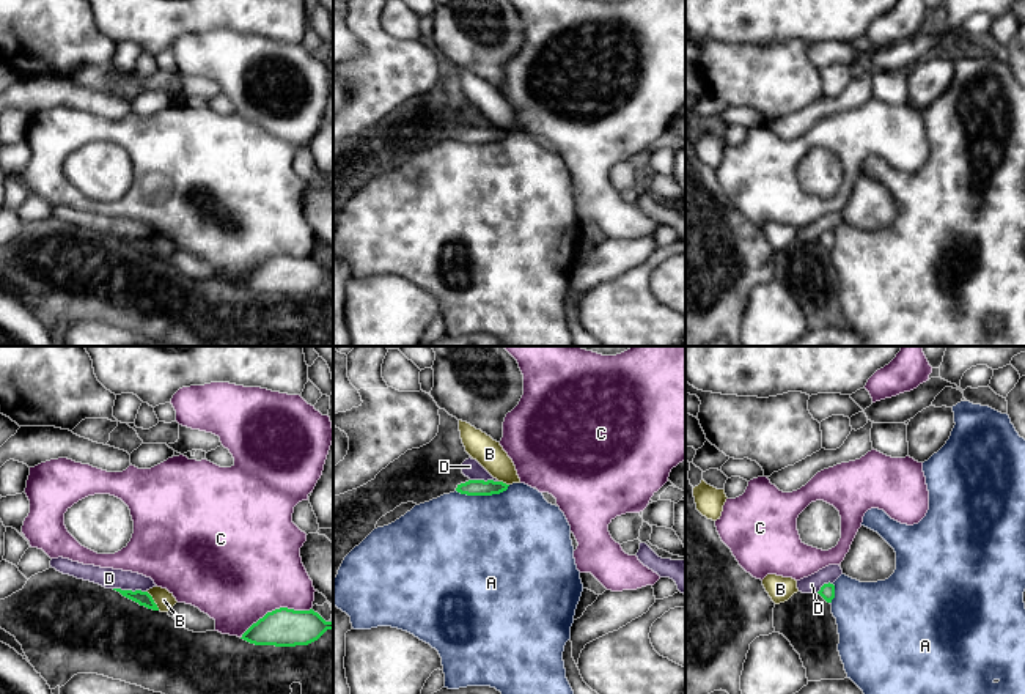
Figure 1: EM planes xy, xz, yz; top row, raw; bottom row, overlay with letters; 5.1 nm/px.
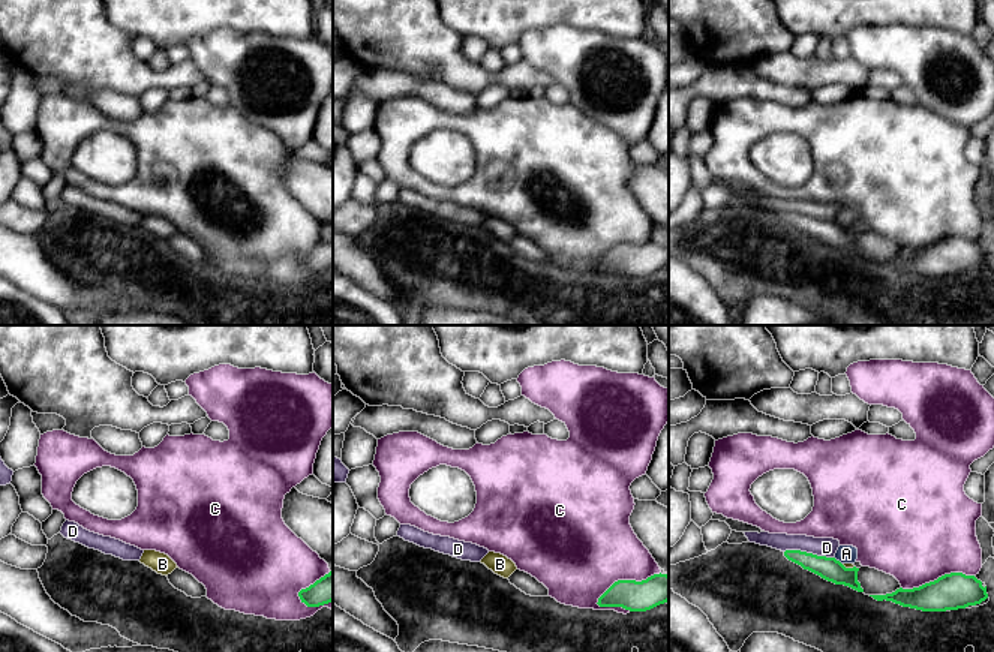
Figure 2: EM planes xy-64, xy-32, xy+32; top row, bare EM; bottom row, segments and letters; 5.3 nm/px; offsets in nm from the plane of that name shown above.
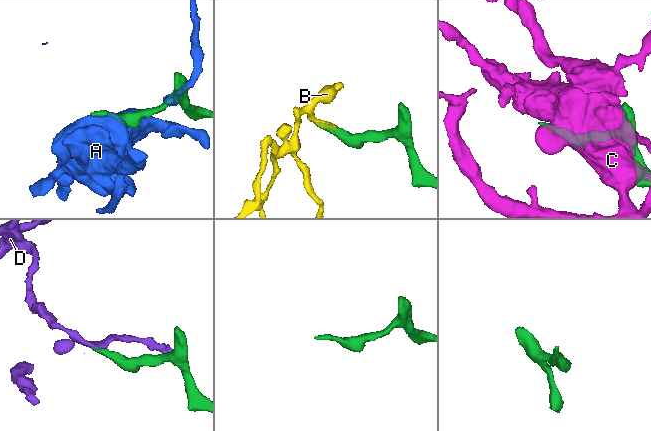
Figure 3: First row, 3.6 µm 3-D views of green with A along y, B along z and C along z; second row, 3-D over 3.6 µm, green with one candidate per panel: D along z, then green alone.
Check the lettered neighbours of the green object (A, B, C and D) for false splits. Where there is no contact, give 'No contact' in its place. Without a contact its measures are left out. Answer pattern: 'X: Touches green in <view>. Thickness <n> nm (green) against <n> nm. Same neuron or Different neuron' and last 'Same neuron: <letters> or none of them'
A: Touches green in xz. Thickness 80 nm (green) against 500 nm. Different neuron
B: Touches green in xy. Thickness 80 nm (green) against 90 nm. Different neuron
C: Touches green in xy. Thickness 200 nm (green) against 500 nm. Different neuron
D: Touches green in xy. Thickness 80 nm (green) against 110 nm. Different neuron
Same neuron: none of them

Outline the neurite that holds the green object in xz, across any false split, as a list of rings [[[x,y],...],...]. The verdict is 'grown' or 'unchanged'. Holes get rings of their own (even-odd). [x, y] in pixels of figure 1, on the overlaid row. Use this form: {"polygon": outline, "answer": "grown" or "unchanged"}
{"polygon": [[[468,480],[457,485],[456,491],[467,496],[492,496],[508,489],[509,485],[494,480]]], "answer": "unchanged"}

